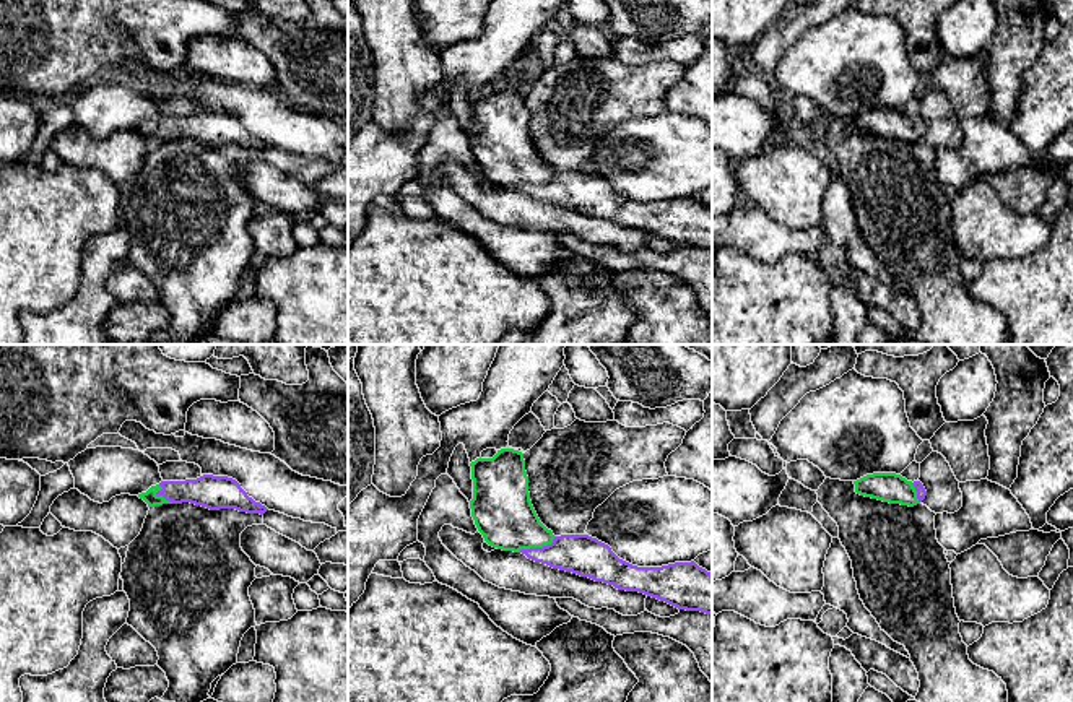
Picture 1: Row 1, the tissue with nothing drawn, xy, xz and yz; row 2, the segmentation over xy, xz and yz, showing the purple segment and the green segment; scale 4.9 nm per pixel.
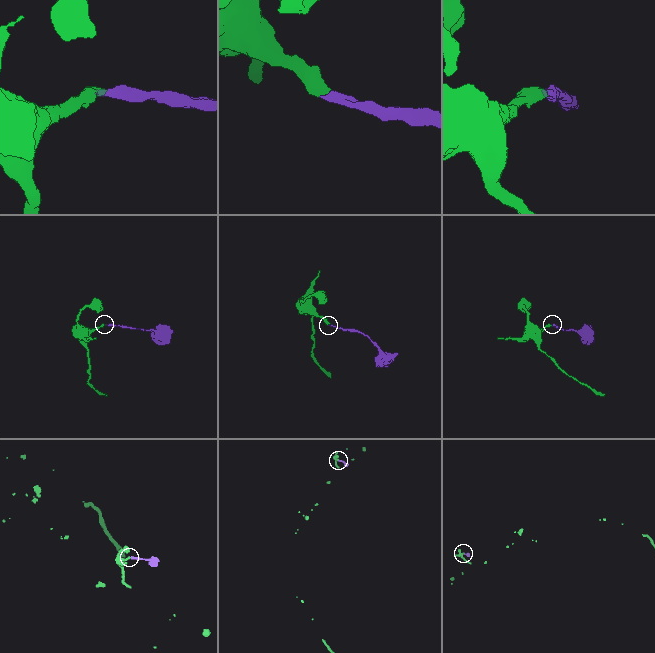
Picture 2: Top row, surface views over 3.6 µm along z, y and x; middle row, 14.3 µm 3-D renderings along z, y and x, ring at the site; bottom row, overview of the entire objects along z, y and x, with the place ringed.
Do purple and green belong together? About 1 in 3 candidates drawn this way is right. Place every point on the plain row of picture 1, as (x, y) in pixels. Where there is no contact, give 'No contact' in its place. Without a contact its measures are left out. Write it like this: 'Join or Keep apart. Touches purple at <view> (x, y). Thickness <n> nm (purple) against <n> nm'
Join. Touches purple at xz (537, 184). Thickness 200 nm (purple) against 300 nm

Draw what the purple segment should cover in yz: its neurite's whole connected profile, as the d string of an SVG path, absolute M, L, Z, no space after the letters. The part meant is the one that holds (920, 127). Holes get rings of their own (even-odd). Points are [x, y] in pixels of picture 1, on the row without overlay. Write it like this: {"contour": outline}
{"contour": "M896 109L867 110L854 120L855 128L860 132L909 143L920 140L927 132L920 117L912 119Z"}

